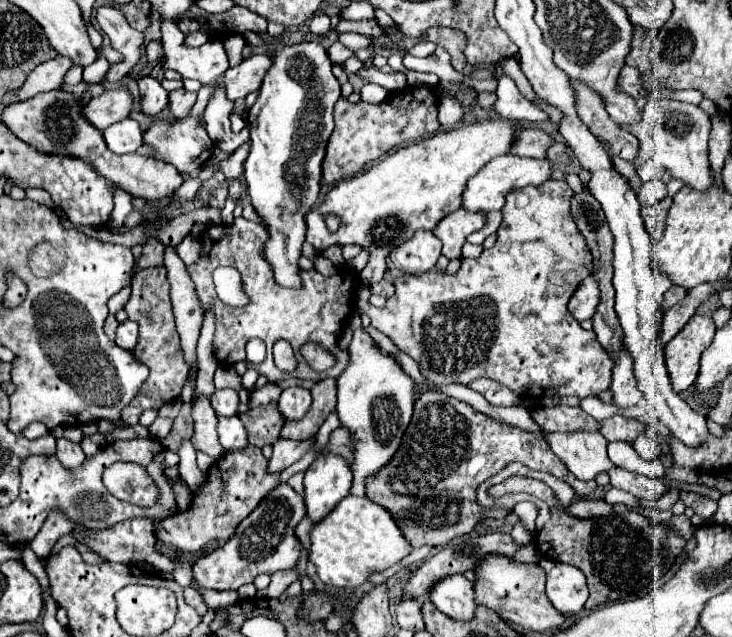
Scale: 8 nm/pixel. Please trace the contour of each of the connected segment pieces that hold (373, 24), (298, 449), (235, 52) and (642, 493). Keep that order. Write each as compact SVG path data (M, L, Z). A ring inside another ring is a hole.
M340 20L338 26L334 28L334 32L336 32L336 34L342 34L342 32L356 32L356 34L372 36L372 38L380 38L380 36L384 34L376 20Z
M312 436L312 440L278 440L274 444L274 452L268 462L268 472L286 470L314 446L316 446L316 436Z
M228 34L224 40L222 40L222 44L224 44L224 50L226 50L226 54L228 54L228 62L230 62L230 66L236 66L236 64L240 64L240 60L242 60L242 46L246 44L244 42L244 36L240 36L240 34Z
M612 468L608 472L608 476L610 476L610 484L614 488L622 488L622 490L634 494L638 500L658 500L666 492L666 486L660 480L646 478L642 474L634 474L624 468Z

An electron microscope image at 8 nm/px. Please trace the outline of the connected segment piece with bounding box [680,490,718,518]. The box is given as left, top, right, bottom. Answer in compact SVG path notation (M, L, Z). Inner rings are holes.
M682 490L680 492L680 500L686 504L686 506L690 506L698 516L702 516L702 518L710 518L710 516L714 516L714 512L716 512L716 500L710 500L710 498L706 498L706 496L702 496L702 494L698 494L698 492L686 492L686 490Z

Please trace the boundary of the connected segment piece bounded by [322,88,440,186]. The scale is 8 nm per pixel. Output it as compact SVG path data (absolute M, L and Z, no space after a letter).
M406 88L400 94L390 94L382 104L350 104L340 98L334 108L334 132L326 146L326 158L322 164L322 180L334 186L360 170L372 160L378 160L394 146L416 142L438 132L438 100L430 88Z

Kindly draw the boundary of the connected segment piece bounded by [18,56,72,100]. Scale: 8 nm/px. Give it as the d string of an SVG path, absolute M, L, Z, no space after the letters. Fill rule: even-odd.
M66 56L48 60L36 66L26 78L26 82L18 88L18 100L26 100L36 96L38 92L48 92L52 88L58 88L62 84L64 74L70 70L70 66L72 66L72 60L68 60Z

